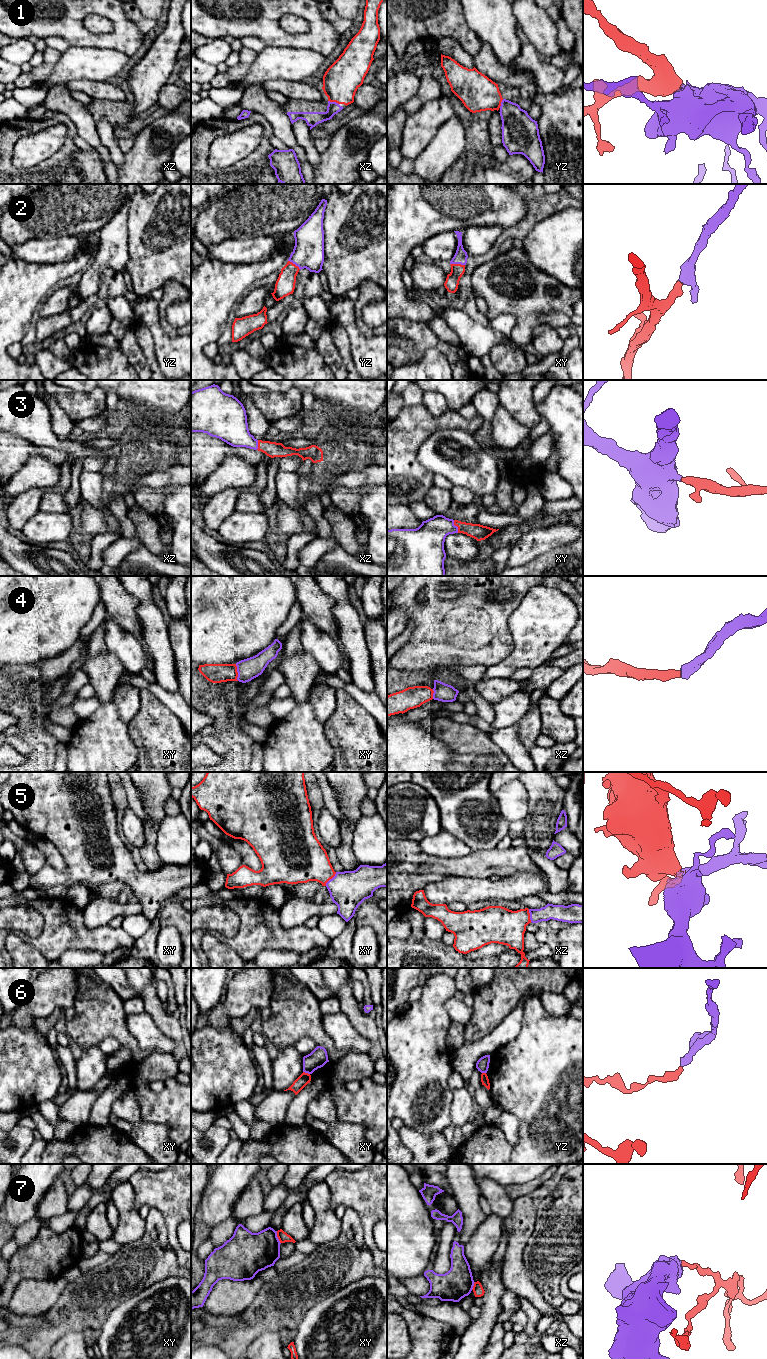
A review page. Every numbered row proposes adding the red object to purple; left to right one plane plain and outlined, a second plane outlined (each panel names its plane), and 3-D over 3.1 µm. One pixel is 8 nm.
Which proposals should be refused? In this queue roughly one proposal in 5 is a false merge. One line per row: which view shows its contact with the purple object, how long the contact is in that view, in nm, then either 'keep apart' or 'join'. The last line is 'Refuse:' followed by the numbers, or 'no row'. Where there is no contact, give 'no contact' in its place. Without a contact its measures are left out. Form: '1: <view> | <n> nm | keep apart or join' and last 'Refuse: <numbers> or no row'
1: xz | 90 nm | join
2: xy | 120 nm | join
3: xy | 110 nm | join
4: xy | 140 nm | join
5: xy | 140 nm | join
6: xy | 60 nm | keep apart
7: xy | 110 nm | keep apart
Refuse: 6, 7

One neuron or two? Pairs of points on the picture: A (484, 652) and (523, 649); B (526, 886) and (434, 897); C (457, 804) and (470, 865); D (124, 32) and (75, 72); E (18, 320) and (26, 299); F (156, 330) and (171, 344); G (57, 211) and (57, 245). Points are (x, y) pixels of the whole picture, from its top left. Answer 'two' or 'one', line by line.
A: two
B: one
C: two
D: two
E: one
F: one
G: two

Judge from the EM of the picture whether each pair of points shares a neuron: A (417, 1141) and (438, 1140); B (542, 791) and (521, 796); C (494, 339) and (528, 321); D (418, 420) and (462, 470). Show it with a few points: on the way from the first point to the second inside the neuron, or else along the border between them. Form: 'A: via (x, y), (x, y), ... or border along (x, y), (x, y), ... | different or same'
A: via (422, 1143), (433, 1143) | same
B: border along (520, 782), (528, 794), (528, 815), (526, 817) | different
C: border along (509, 337), (520, 347) | different
D: border along (454, 429), (435, 431), (419, 447), (417, 454) | different

